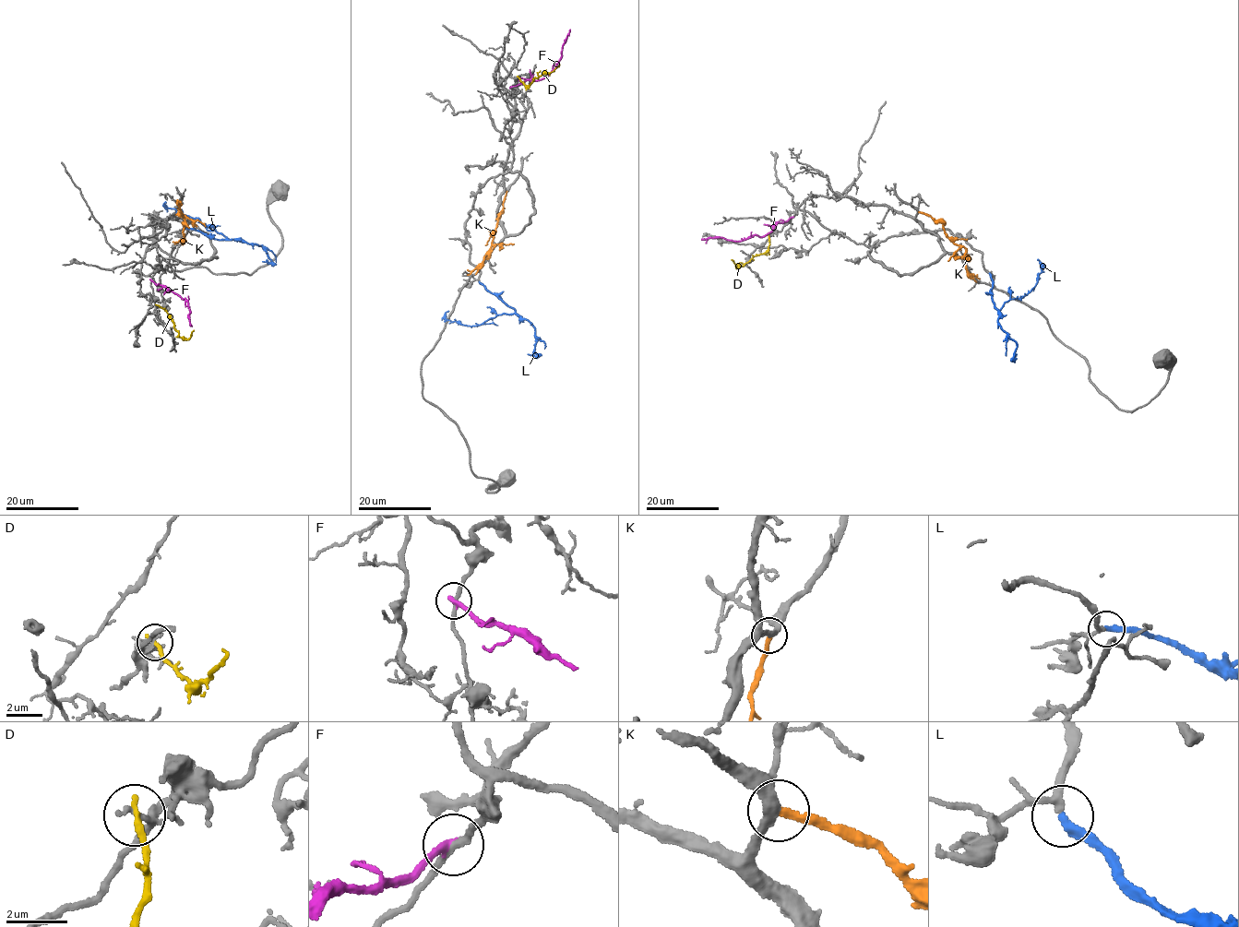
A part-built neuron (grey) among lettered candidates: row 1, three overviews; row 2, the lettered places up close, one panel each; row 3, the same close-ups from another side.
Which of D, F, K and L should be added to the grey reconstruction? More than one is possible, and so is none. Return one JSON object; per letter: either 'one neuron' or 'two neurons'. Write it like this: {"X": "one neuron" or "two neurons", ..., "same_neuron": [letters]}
{"D": "two neurons", "F": "two neurons", "K": "two neurons", "L": "one neuron", "same_neuron": ["L"]}

